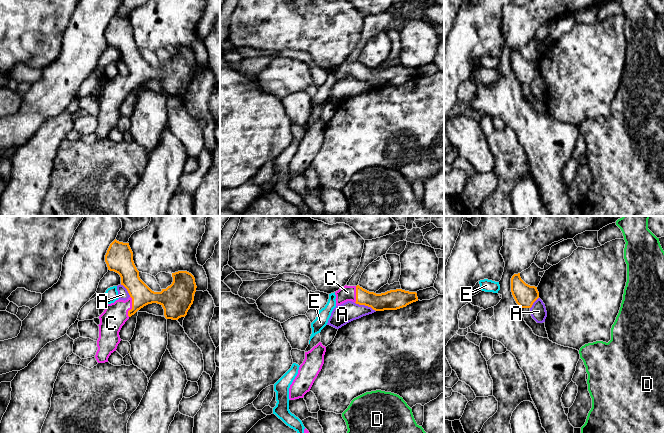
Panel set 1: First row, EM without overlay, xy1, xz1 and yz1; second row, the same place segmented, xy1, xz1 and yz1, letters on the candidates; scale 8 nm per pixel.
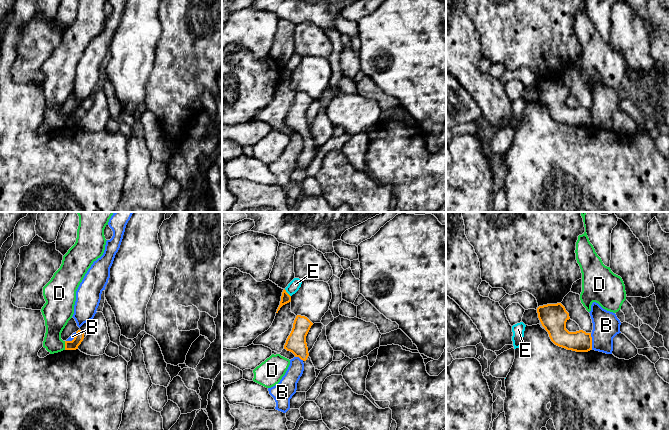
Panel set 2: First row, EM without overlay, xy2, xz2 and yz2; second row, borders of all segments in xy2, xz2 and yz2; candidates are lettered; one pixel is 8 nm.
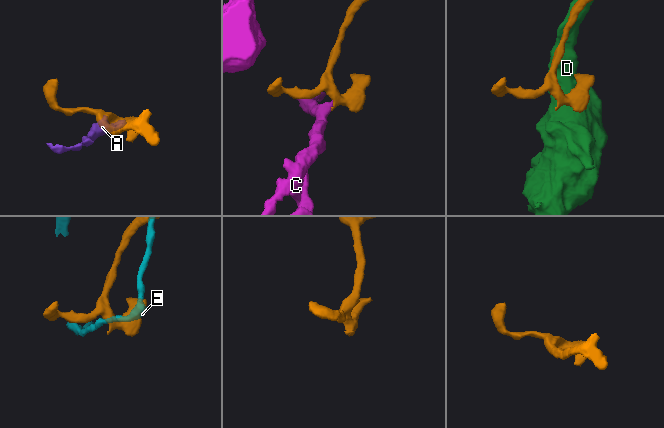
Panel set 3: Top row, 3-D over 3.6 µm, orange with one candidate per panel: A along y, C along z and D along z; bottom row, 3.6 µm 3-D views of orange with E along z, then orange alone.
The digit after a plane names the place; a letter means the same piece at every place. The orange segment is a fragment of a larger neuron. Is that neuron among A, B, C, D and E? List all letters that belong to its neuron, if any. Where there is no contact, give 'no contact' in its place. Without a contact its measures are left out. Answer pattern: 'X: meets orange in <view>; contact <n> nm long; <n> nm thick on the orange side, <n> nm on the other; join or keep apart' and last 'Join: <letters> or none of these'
A: meets orange in xz1; contact 180 nm long; 160 nm thick on the orange side, 160 nm on the other; keep apart
B: meets orange in yz2; contact 140 nm long; 170 nm thick on the orange side, 220 nm on the other; keep apart
C: meets orange in xy1; contact 170 nm long; 170 nm thick on the orange side, 200 nm on the other; join
D: meets orange in xy2; contact 70 nm long; 80 nm thick on the orange side, 200 nm on the other; keep apart
E: meets orange in xz2; contact 80 nm long; 80 nm thick on the orange side, 90 nm on the other; keep apart
Join: C

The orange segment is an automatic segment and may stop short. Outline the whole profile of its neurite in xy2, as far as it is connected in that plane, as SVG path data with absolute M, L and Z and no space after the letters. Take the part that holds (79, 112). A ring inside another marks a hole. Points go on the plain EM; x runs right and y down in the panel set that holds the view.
M78 106L72 117L65 117L65 126L76 126L84 115L84 109Z

